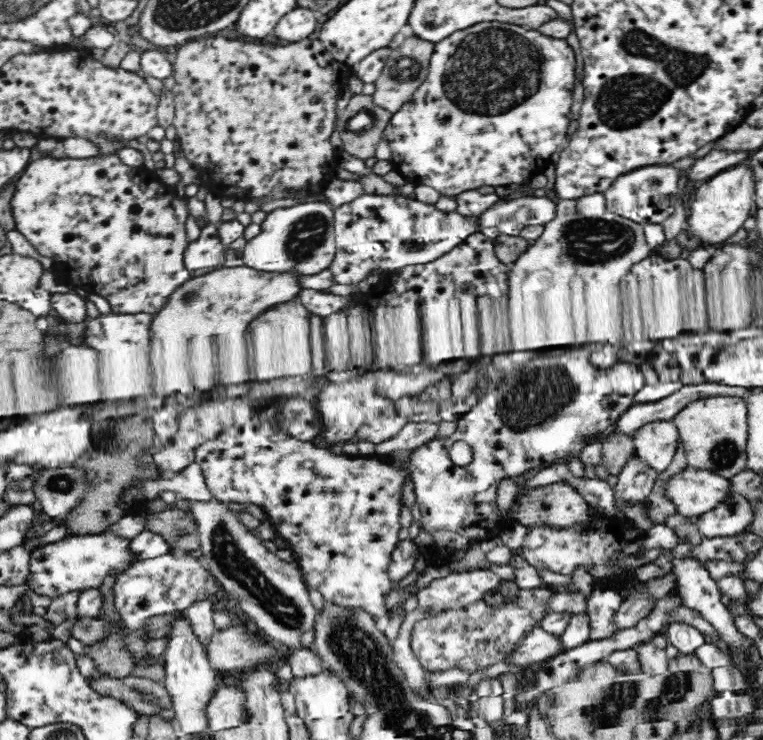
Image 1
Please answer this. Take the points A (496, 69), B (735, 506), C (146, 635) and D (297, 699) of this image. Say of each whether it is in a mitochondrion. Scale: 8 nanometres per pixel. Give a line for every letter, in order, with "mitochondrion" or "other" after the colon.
A: mitochondrion
B: mitochondrion
C: other
D: other

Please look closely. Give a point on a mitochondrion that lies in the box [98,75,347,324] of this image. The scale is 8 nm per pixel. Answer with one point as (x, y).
(306, 237)

